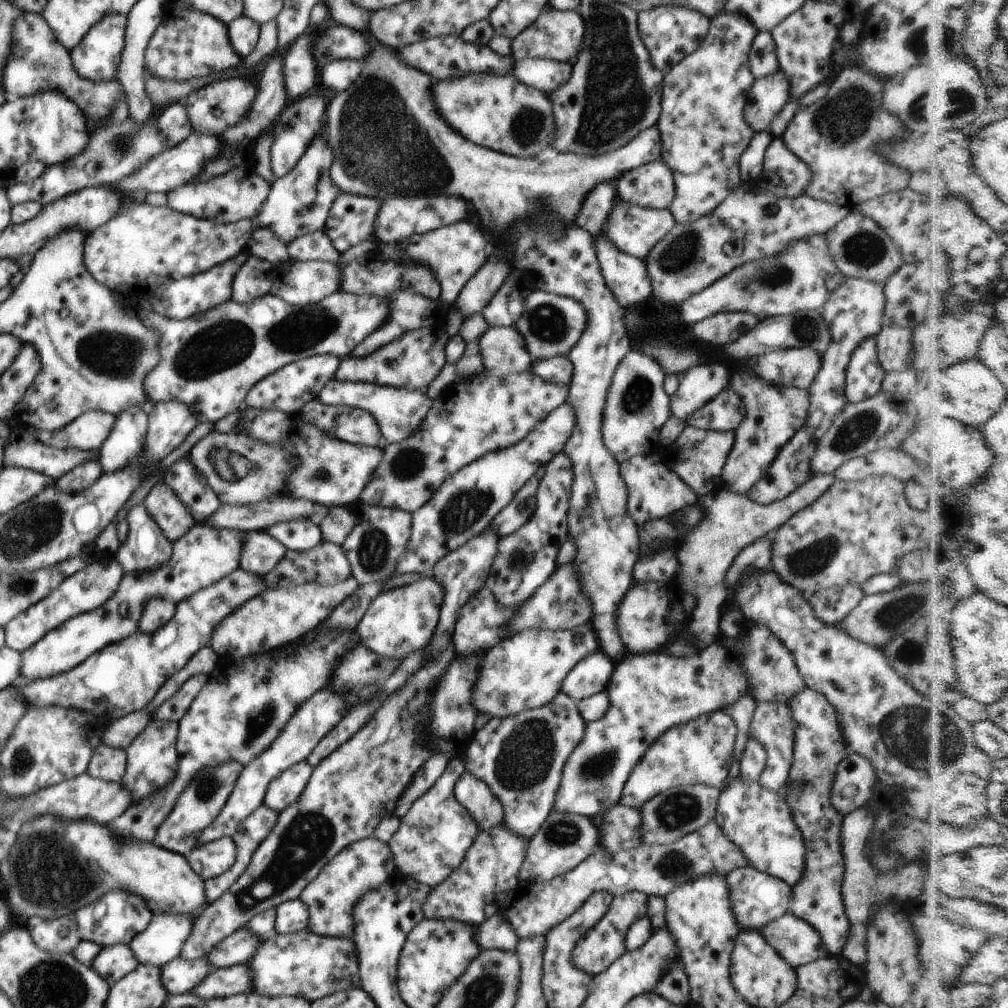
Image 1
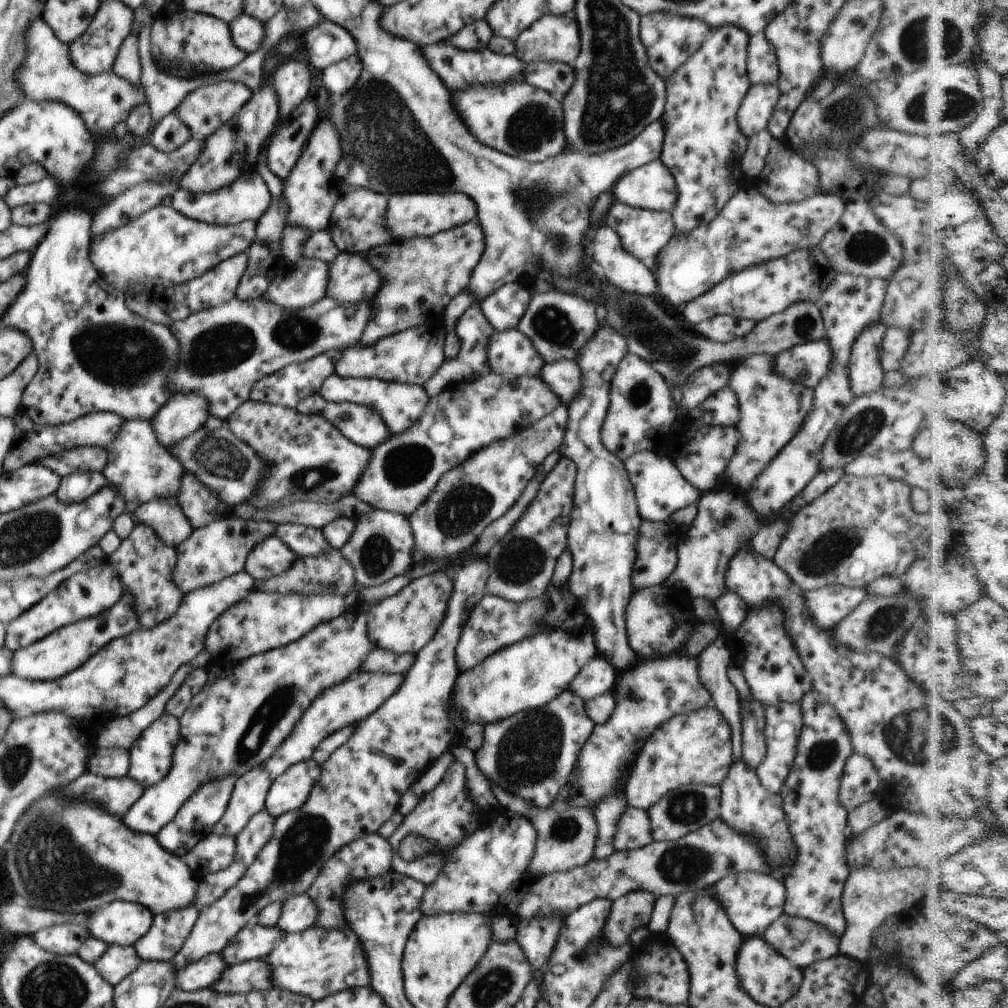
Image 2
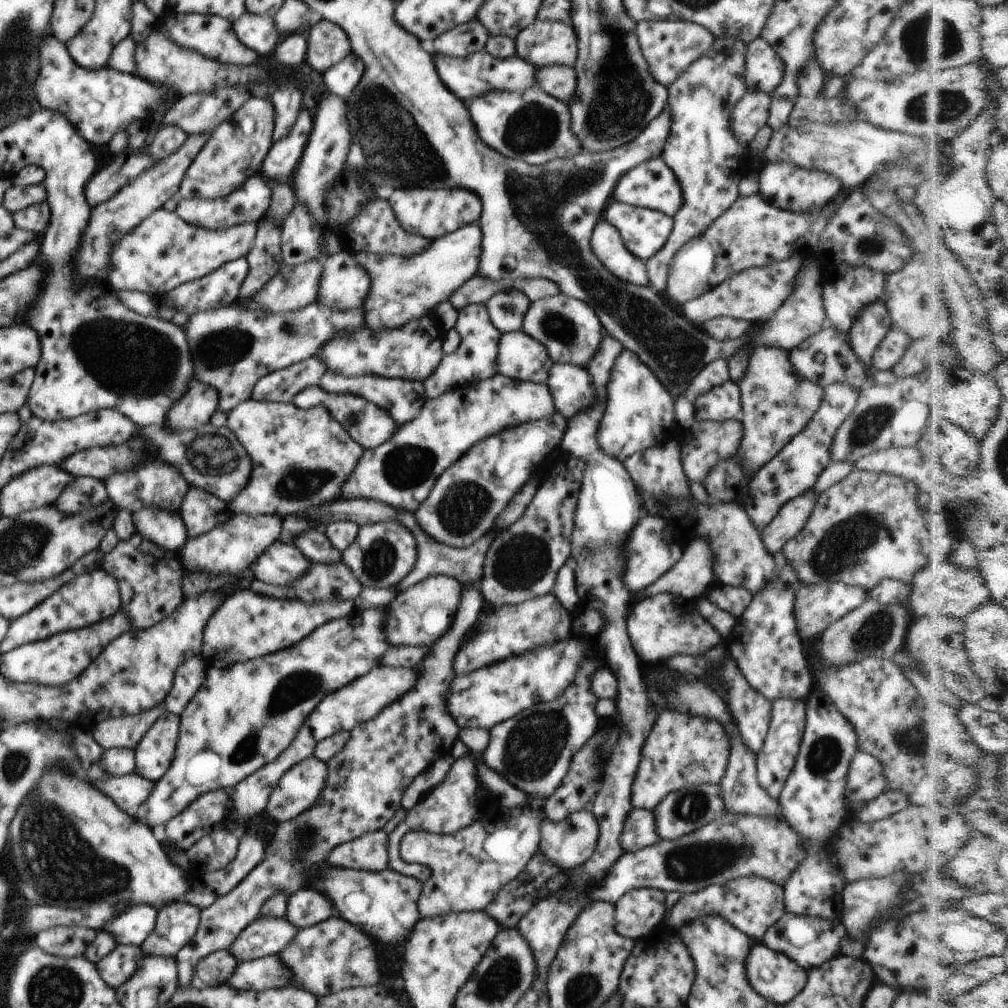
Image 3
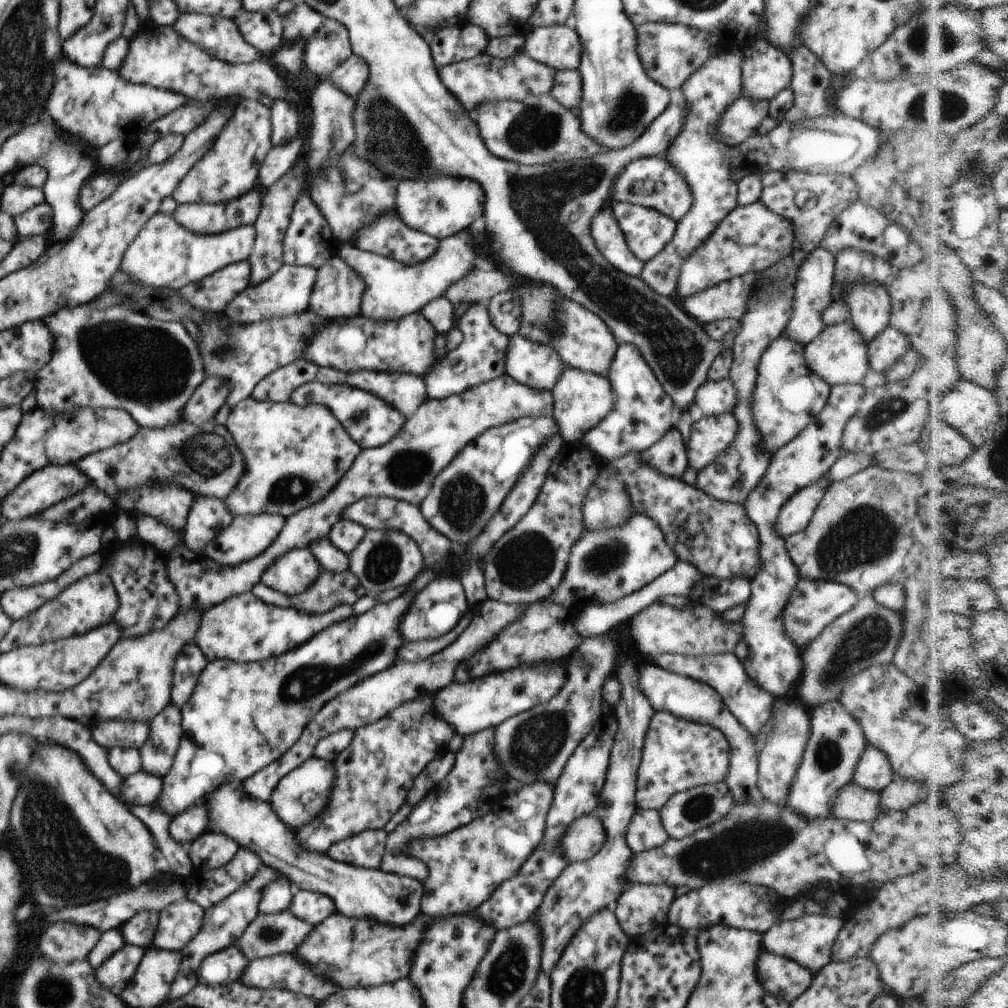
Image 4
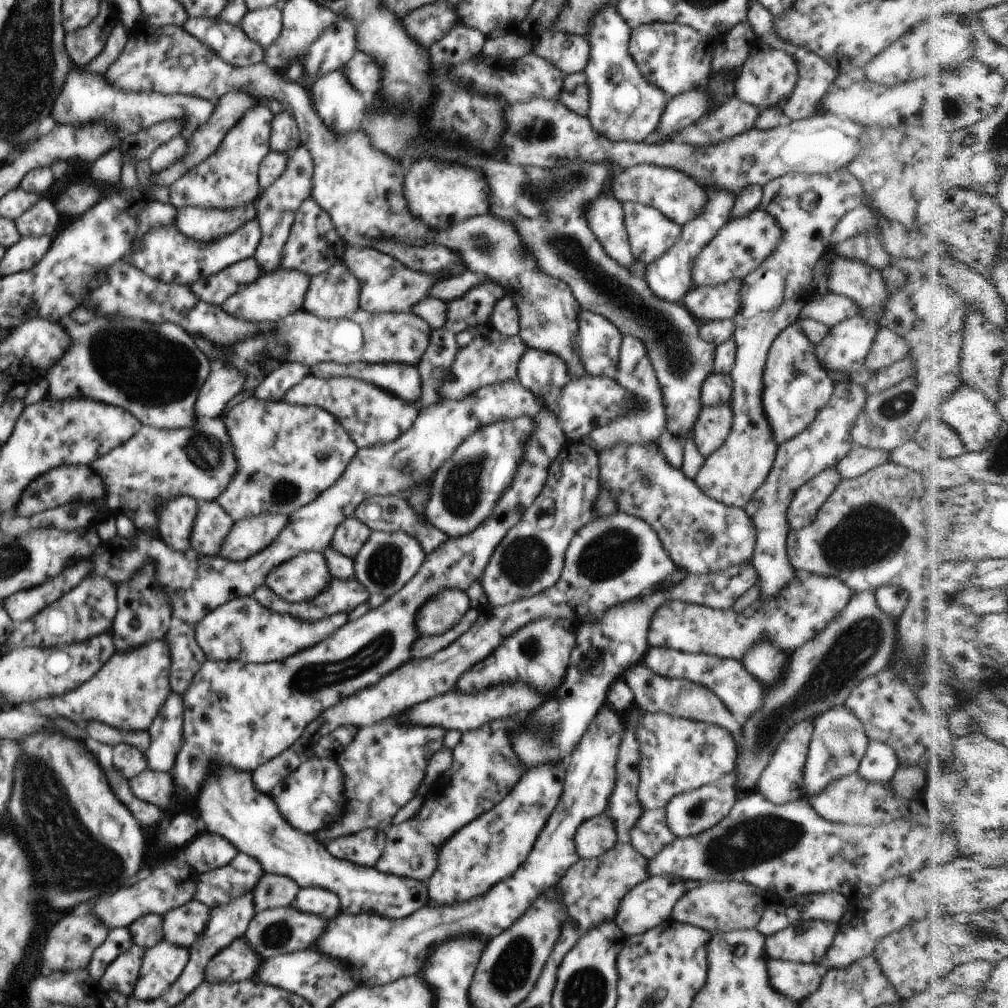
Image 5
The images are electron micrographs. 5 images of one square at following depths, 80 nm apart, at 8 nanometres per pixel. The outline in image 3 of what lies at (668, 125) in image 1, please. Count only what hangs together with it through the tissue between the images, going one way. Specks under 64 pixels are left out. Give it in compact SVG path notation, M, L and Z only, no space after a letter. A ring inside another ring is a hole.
M720 36L720 38L715 39L714 48L710 54L695 60L692 66L667 88L672 128L661 156L677 176L683 190L684 202L681 209L673 216L673 229L666 244L645 261L649 284L656 292L667 290L667 278L674 255L688 241L700 236L739 197L739 182L743 176L737 168L738 160L746 155L743 152L743 146L738 144L735 135L728 128L728 118L730 118L732 108L747 92L745 83L746 44L733 37Z

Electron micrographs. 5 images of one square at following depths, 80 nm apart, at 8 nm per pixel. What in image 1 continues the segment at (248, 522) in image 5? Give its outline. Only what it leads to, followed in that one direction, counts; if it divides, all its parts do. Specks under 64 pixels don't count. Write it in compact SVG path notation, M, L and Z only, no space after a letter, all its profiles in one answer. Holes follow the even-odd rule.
M195 523L184 536L173 542L172 560L166 566L154 572L144 572L140 576L124 574L116 594L106 604L92 612L68 619L34 646L23 650L20 674L36 680L67 673L108 644L138 632L138 618L144 608L144 598L148 600L154 596L162 596L166 600L180 602L202 590L204 586L210 586L232 574L240 566L240 555L247 532L250 531L217 529Z

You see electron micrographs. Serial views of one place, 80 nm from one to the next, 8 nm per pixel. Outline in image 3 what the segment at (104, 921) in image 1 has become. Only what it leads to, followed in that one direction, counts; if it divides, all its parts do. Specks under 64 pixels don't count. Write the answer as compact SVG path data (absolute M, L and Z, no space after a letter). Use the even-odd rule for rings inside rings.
M134 905L119 913L103 930L113 934L118 945L141 944L154 930L157 921L157 911L150 905Z

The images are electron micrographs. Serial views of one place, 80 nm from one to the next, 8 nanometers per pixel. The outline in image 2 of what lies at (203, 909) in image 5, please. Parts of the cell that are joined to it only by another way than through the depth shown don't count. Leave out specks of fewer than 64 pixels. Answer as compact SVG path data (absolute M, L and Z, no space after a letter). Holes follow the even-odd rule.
M192 903L155 914L150 930L133 947L143 961L172 962L190 936L198 915L199 908Z

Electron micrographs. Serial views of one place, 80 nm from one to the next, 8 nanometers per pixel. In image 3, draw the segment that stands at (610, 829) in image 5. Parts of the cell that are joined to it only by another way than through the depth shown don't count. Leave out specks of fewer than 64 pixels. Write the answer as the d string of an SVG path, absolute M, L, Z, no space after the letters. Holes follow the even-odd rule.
M582 809L572 813L559 823L552 823L544 814L540 832L540 852L544 853L545 857L549 858L549 861L555 862L562 872L566 872L583 865L587 858L591 857L599 841L599 822L590 809Z

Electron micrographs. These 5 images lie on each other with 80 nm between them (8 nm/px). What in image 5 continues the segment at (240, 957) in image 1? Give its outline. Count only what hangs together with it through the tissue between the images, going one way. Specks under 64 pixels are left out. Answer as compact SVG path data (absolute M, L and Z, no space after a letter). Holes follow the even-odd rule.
M292 904L286 907L272 907L256 912L246 929L245 936L249 945L262 959L269 959L278 955L310 949L317 944L317 940L325 931L329 918L302 912Z

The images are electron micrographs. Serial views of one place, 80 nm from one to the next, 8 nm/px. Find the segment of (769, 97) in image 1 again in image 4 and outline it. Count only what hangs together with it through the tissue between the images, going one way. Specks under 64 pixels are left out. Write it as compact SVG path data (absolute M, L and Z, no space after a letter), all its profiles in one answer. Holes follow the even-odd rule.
M740 95L720 115L715 136L728 147L736 146L756 134L759 124L769 116L769 102Z

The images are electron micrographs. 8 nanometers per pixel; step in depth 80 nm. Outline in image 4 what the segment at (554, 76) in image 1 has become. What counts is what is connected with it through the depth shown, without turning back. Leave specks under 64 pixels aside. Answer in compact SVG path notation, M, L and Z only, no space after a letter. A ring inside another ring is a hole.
M578 69L559 70L555 74L555 85L550 92L564 108L578 111L583 97L582 81Z

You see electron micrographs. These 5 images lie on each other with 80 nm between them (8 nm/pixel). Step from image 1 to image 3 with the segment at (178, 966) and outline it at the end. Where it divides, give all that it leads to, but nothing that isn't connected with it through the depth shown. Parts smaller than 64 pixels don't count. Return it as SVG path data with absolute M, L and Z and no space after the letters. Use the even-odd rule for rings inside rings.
M229 949L219 950L204 957L198 964L190 987L215 987L229 981L240 963Z

